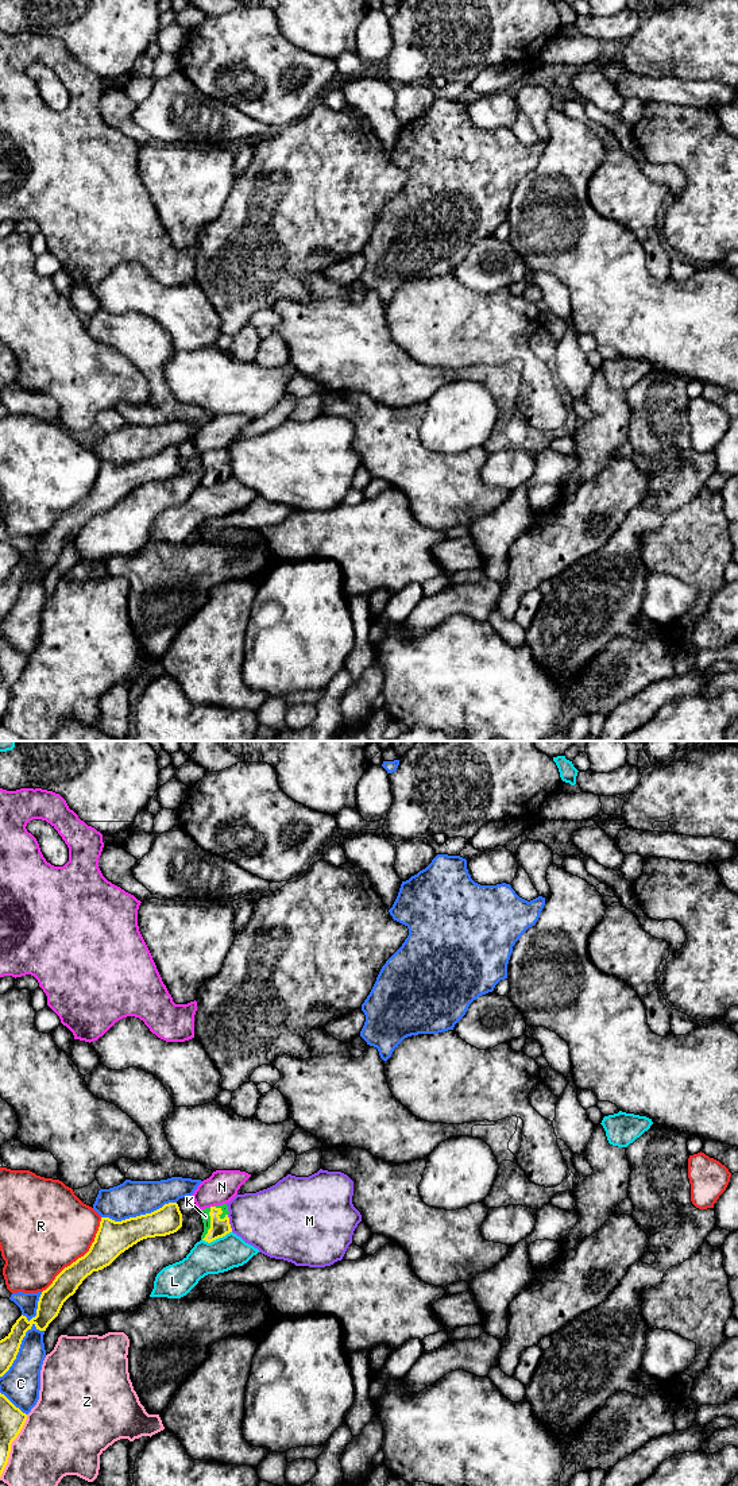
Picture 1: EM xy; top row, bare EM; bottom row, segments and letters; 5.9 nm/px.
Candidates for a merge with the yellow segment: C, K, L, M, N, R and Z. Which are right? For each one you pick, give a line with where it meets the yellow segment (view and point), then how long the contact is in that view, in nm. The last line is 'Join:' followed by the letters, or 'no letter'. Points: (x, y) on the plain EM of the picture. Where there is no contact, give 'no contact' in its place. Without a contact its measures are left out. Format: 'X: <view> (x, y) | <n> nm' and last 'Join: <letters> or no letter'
K: xy (211, 469) | 200 nm
Join: K

